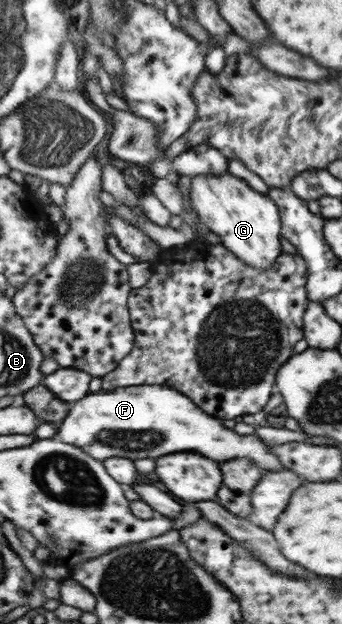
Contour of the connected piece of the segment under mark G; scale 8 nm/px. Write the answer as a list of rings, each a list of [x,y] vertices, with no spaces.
[[[230,172],[192,178],[184,174],[178,185],[184,196],[191,198],[205,224],[223,239],[223,246],[250,266],[270,268],[285,253],[282,248],[285,225],[281,207],[269,194],[256,190],[246,179]]]

